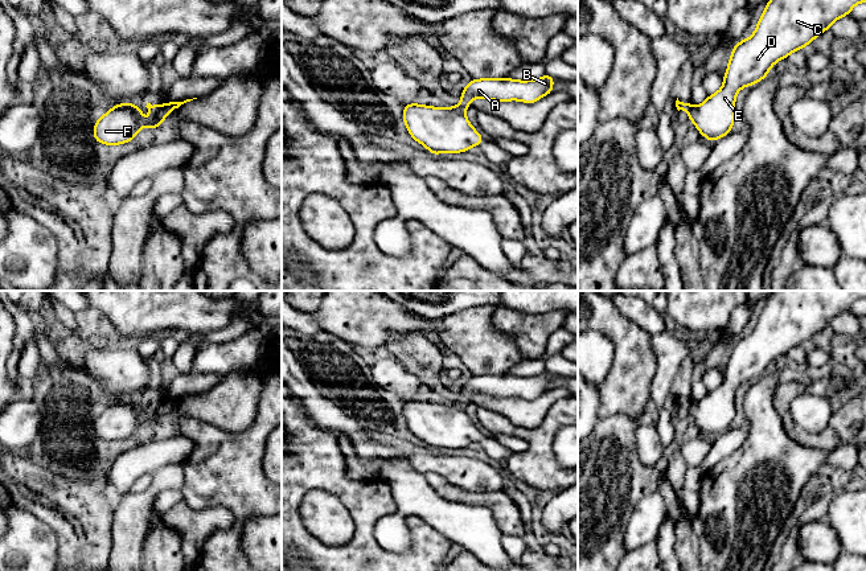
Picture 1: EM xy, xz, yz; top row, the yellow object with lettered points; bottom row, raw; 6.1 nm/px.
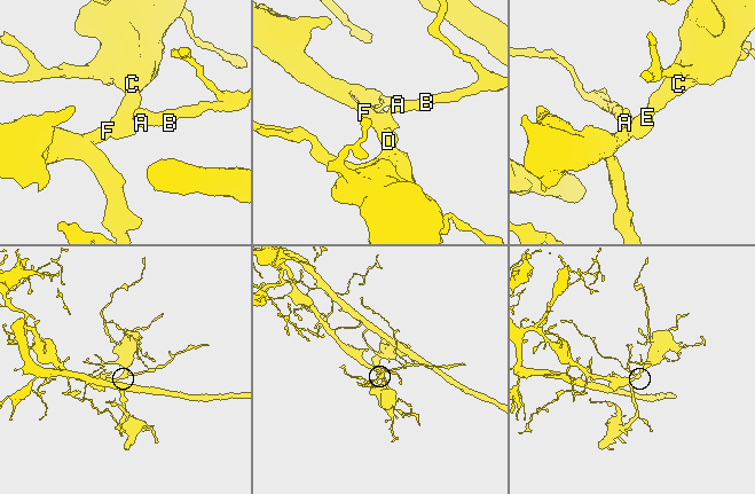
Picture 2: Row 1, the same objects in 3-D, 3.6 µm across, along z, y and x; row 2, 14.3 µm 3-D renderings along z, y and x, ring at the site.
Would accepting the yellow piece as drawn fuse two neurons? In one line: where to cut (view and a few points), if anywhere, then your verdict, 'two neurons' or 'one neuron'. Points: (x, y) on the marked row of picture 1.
no cut; one neuron

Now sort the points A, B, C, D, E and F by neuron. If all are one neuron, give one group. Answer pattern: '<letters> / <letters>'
A B C D E F

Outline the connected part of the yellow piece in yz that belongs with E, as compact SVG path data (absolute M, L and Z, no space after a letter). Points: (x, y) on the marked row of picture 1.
M769 0L754 30L754 34L743 41L739 41L732 48L723 86L715 94L709 95L699 106L676 100L677 110L689 112L689 120L694 123L699 133L709 141L715 141L719 137L731 132L735 122L735 96L738 91L746 86L764 79L769 69L783 58L787 58L792 52L801 50L810 44L817 36L830 28L830 25L850 15L854 5L866 0Z

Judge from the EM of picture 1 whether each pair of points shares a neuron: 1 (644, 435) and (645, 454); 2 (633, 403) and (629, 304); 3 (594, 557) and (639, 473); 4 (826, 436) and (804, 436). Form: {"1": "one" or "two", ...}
{"1": "one", "2": "two", "3": "one", "4": "one"}

